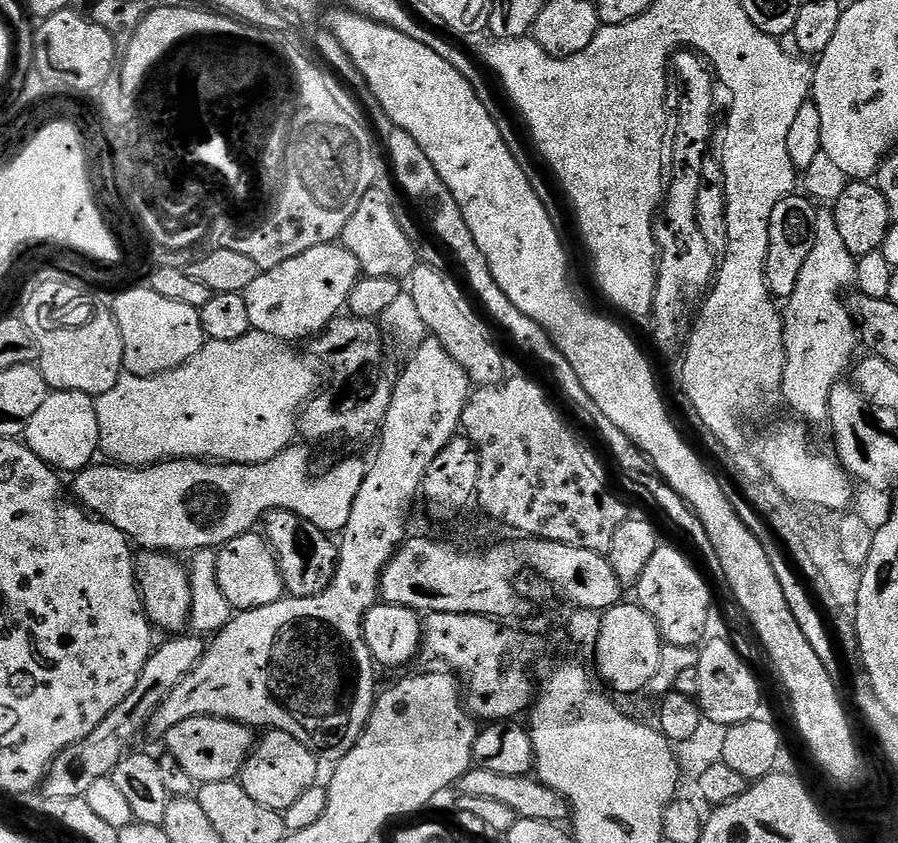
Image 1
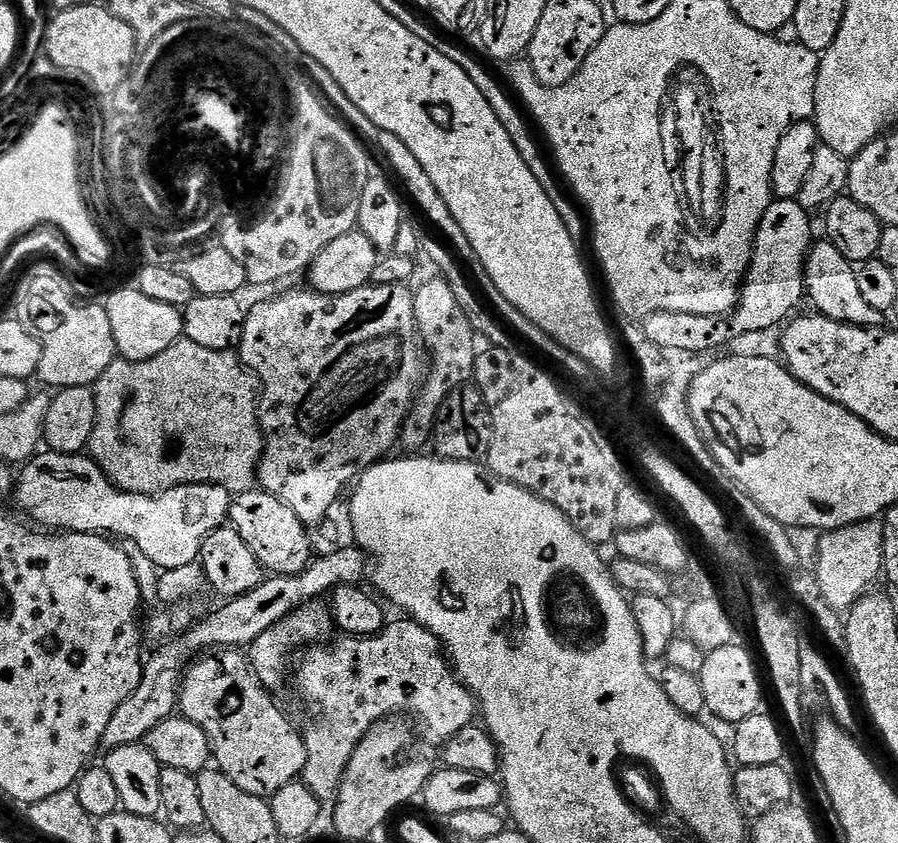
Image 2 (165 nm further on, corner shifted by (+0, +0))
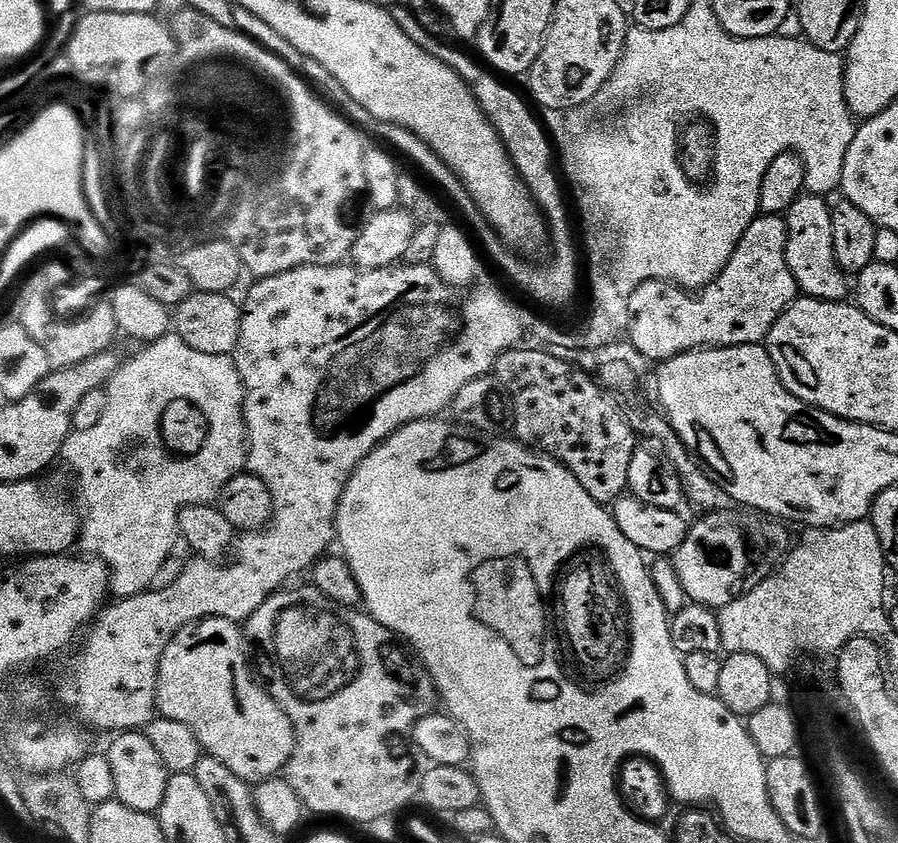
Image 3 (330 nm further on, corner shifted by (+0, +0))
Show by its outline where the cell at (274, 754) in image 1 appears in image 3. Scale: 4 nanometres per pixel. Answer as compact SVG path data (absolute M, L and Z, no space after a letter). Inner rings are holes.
M211 616L209 620L197 620L174 634L170 646L166 646L166 654L160 659L156 711L163 719L190 726L207 755L218 758L222 766L234 770L238 778L249 782L279 777L286 762L290 762L290 754L294 754L294 726L290 718L286 718L282 706L278 706L276 699L258 683L241 625L235 620Z

